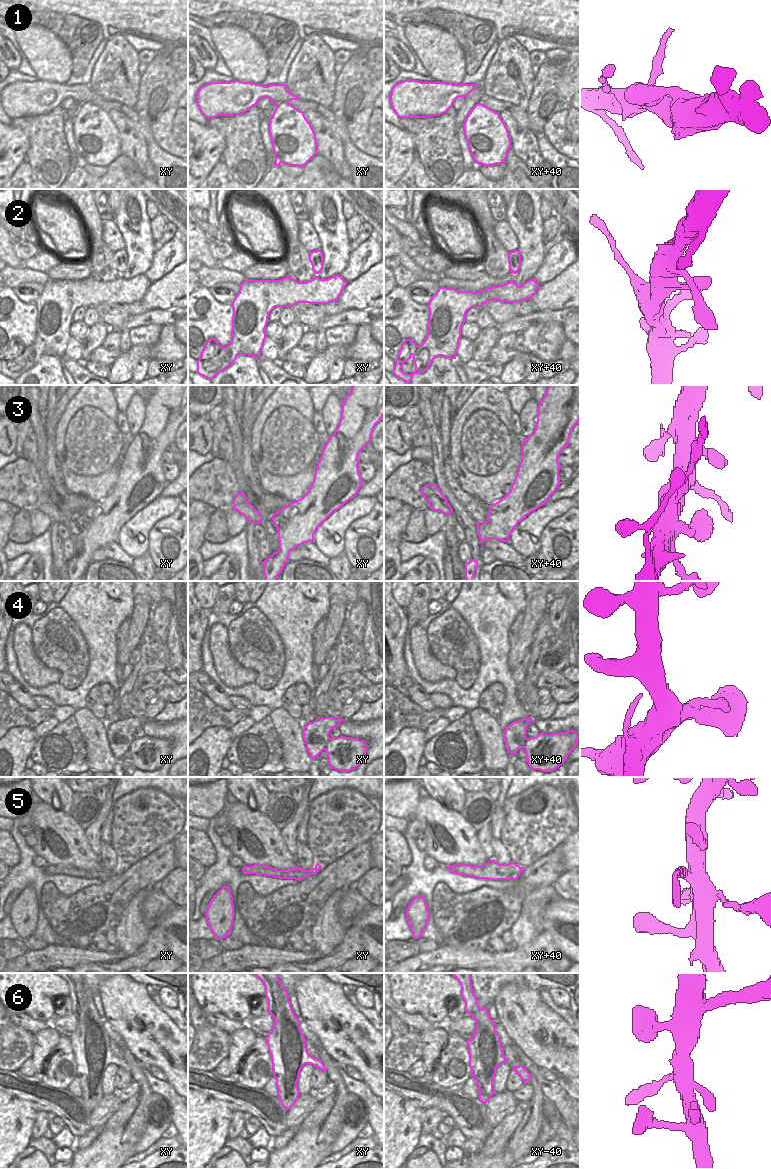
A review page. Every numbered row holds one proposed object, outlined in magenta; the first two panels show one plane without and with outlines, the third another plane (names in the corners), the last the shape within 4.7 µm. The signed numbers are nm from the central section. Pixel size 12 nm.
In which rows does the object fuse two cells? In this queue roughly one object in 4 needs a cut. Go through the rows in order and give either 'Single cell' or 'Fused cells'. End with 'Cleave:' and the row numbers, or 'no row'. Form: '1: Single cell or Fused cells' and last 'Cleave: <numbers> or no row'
1: Single cell
2: Single cell
3: Fused cells
4: Single cell
5: Single cell
6: Single cell
Cleave: 3.

